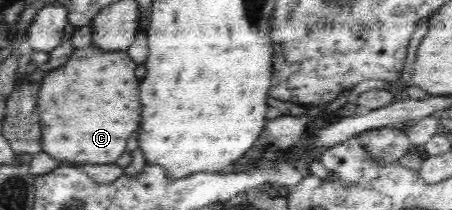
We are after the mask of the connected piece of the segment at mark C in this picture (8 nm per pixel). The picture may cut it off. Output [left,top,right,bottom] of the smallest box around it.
[37,44,141,164]

